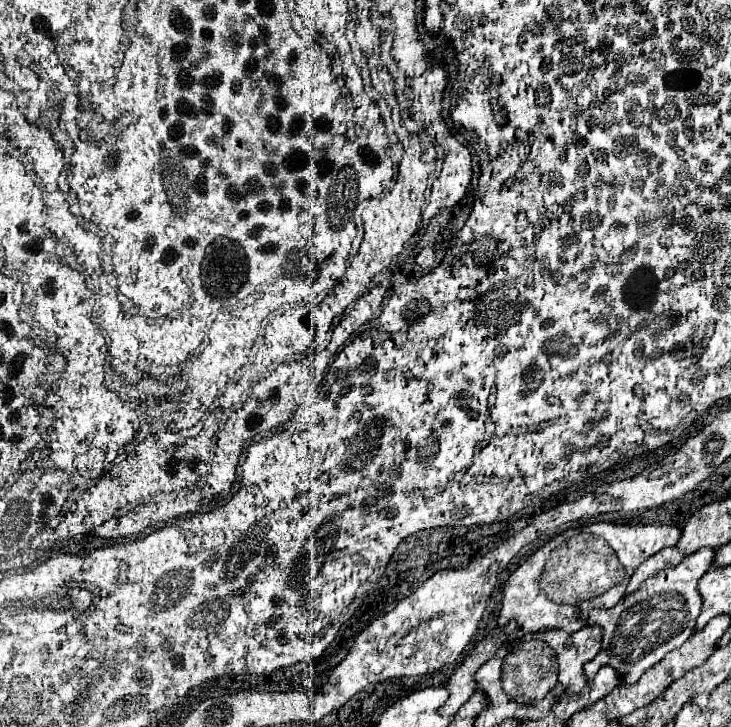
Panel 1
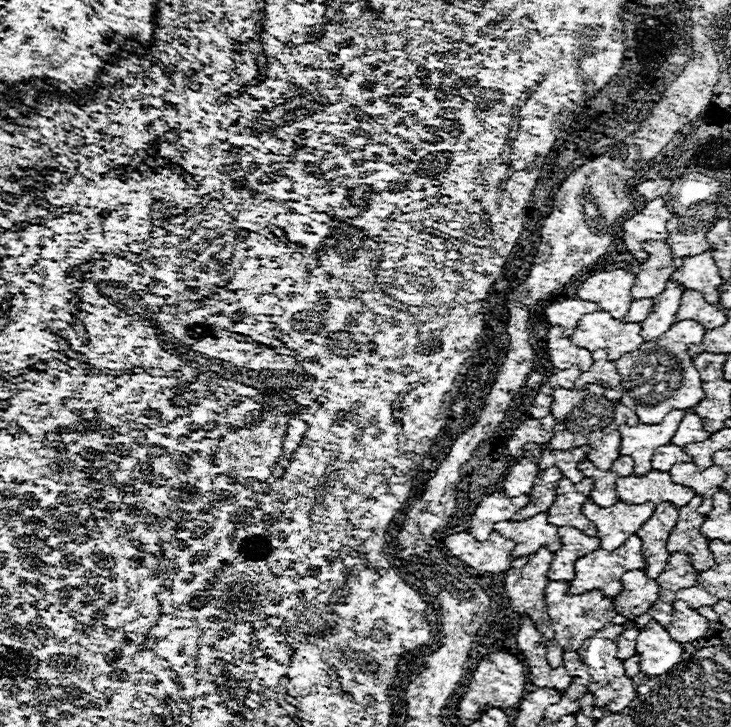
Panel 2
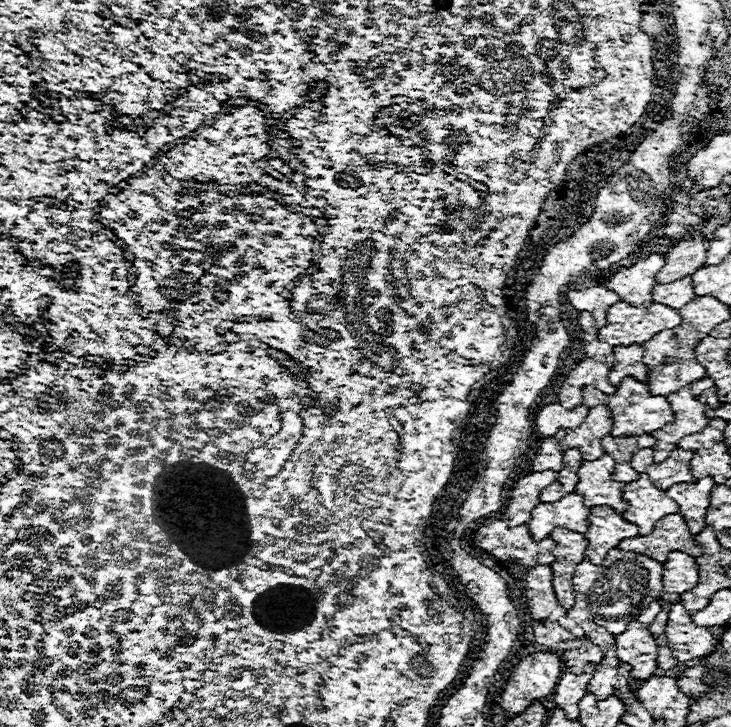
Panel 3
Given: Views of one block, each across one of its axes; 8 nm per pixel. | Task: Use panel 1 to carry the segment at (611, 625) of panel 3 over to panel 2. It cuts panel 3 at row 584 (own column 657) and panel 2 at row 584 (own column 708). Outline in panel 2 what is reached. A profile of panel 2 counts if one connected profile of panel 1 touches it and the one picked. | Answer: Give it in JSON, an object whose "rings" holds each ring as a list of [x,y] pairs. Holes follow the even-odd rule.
{"rings":[[[550,582],[544,590],[544,600],[546,600],[546,612],[550,616],[550,626],[554,630],[556,640],[564,640],[568,648],[578,650],[586,638],[592,638],[598,630],[602,630],[606,624],[624,624],[624,616],[614,612],[612,598],[604,598],[602,594],[578,594],[578,596],[568,596],[564,594],[568,590],[568,582]]]}

